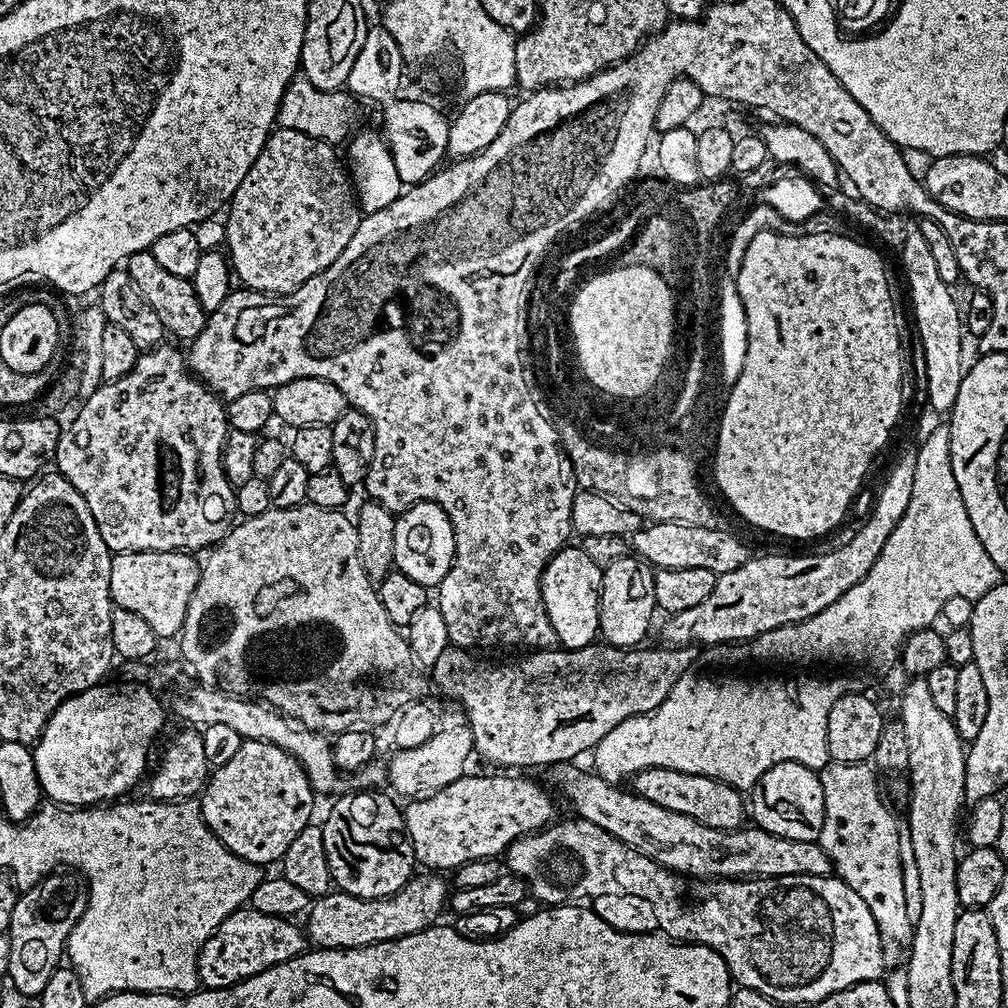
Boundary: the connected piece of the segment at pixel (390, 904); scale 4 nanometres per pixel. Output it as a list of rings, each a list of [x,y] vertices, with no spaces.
[[[424,874],[428,876],[413,875],[412,879],[405,882],[402,890],[398,890],[389,896],[367,900],[352,896],[348,892],[339,890],[329,891],[327,896],[321,896],[311,901],[310,907],[306,913],[308,919],[308,928],[306,924],[306,936],[309,941],[312,940],[317,949],[320,950],[343,950],[345,948],[365,948],[378,942],[390,942],[410,934],[418,934],[423,928],[431,928],[437,923],[440,911],[446,908],[450,900],[450,888],[446,883],[444,885],[443,875]]]

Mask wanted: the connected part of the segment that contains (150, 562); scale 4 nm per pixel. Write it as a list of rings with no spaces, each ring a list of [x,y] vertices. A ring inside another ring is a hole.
[[[117,552],[110,570],[110,594],[117,608],[139,614],[158,638],[175,637],[184,627],[190,598],[198,586],[201,565],[195,555],[175,552]]]

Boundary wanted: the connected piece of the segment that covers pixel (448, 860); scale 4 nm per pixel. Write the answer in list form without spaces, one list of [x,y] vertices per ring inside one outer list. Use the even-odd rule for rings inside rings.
[[[461,774],[454,782],[450,782],[445,788],[440,788],[437,792],[431,794],[421,795],[419,798],[412,798],[407,801],[408,808],[403,809],[404,825],[408,831],[408,839],[412,842],[412,849],[416,855],[417,861],[421,865],[425,864],[425,869],[428,870],[444,870],[440,868],[448,868],[447,870],[455,870],[461,864],[477,860],[478,858],[486,858],[487,856],[496,858],[501,855],[515,840],[520,836],[527,836],[530,832],[538,832],[541,828],[553,823],[554,816],[552,816],[552,800],[548,797],[548,792],[540,784],[535,784],[532,780],[523,780],[523,775],[516,774],[496,774],[500,776],[468,776],[468,774]]]

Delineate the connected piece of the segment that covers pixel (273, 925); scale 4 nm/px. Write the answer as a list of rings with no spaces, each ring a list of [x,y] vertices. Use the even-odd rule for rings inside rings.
[[[251,906],[240,908],[230,914],[206,938],[198,954],[198,974],[205,989],[233,988],[251,976],[257,976],[268,968],[278,966],[287,960],[293,960],[306,948],[306,936],[291,919],[283,916],[269,918]]]

